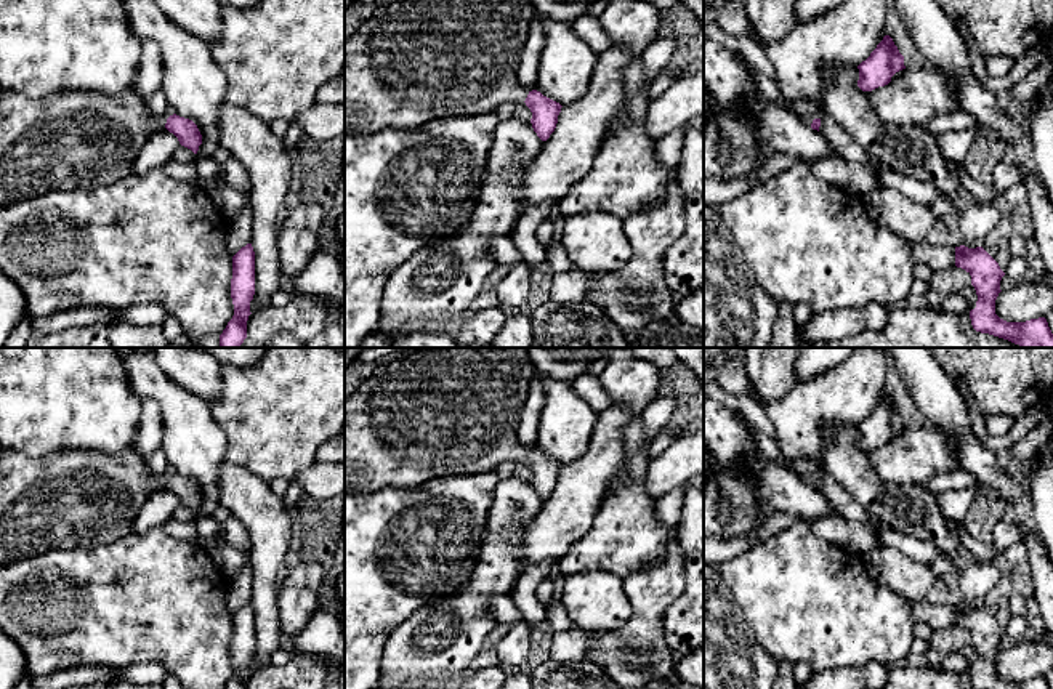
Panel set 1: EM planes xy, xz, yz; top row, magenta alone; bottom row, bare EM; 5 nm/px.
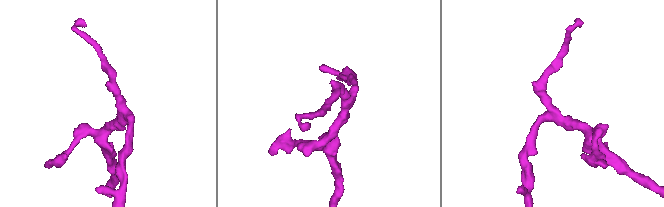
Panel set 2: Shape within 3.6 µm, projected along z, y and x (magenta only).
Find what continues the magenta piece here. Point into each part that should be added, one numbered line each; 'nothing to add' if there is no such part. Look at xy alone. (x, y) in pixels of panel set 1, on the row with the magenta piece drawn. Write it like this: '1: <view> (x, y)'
1: xy (71, 140)

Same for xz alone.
1: xz (412, 61)

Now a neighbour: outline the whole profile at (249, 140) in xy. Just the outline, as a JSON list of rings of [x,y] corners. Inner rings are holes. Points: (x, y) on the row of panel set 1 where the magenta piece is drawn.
[[[223,104],[218,123],[220,146],[228,149],[247,170],[252,183],[252,247],[255,252],[255,311],[271,306],[271,295],[280,288],[280,263],[277,255],[276,223],[290,197],[292,160],[282,138],[276,136],[269,123],[260,120],[252,112]]]

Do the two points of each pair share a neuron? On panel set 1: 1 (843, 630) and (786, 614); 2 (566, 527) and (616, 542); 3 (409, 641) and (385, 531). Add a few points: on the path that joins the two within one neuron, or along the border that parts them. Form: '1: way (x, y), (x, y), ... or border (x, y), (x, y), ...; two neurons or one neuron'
1: way (829, 616), (800, 614); one neuron
2: border (603, 499), (593, 524), (560, 558); two neurons
3: border (436, 600), (414, 611), (390, 635), (382, 651); two neurons

